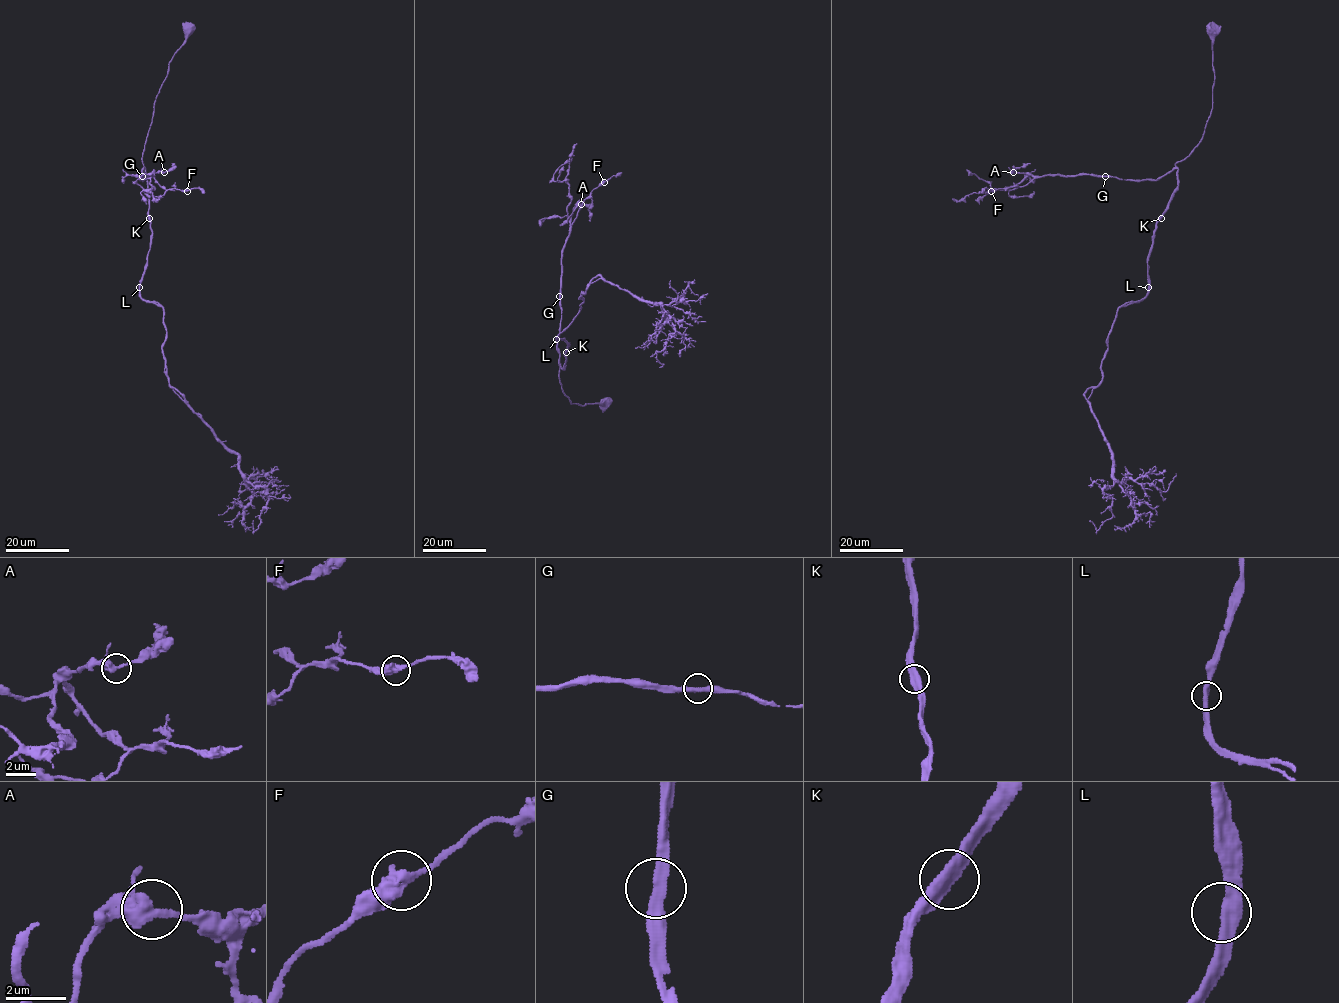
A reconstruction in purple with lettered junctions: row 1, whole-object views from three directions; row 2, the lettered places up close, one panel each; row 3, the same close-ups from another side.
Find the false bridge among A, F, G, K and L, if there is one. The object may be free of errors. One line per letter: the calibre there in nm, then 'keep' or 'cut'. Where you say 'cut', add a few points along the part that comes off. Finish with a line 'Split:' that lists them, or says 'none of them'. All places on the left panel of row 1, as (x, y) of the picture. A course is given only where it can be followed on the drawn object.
A: 440 nm thick; keep
F: 440 nm thick; keep
G: 380 nm thick; keep
K: 400 nm thick; keep
L: 360 nm thick; keep
Split: none of them

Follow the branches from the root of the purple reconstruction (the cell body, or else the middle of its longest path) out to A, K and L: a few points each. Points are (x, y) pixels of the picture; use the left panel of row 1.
A: (188, 30), (185, 43), (169, 64), (154, 103), (140, 180), (144, 174), (164, 173)
K: (188, 30), (190, 34), (169, 62), (167, 76), (157, 96), (142, 157), (148, 185), (149, 218)
L: (188, 30), (157, 96), (142, 157), (152, 236), (139, 287)

